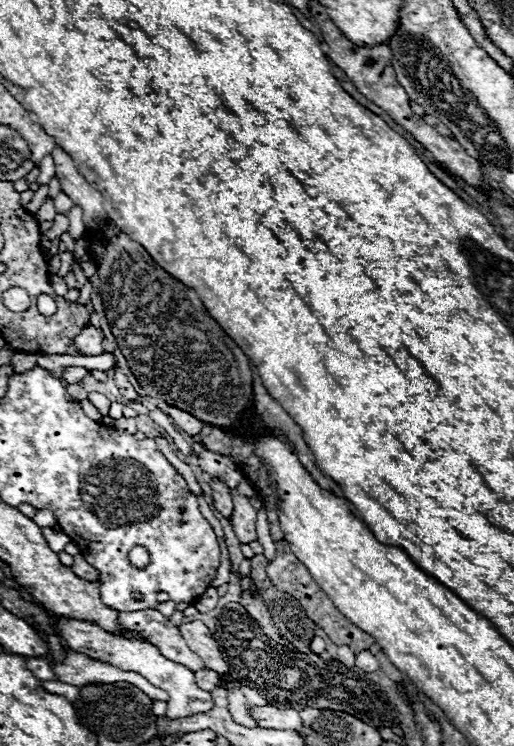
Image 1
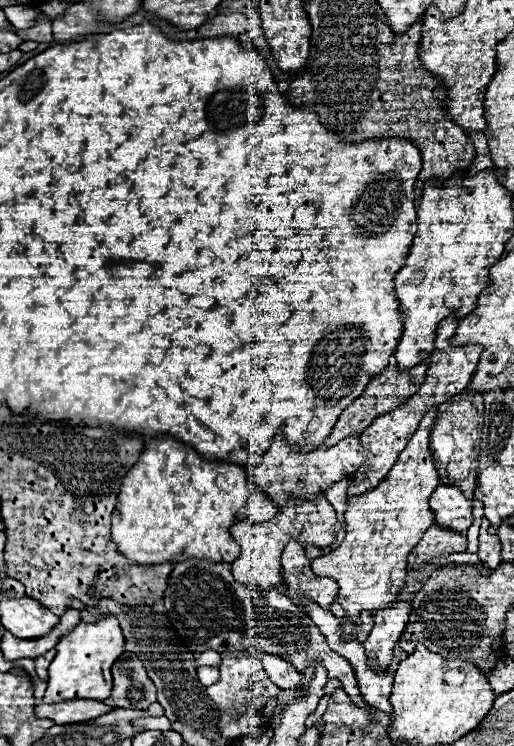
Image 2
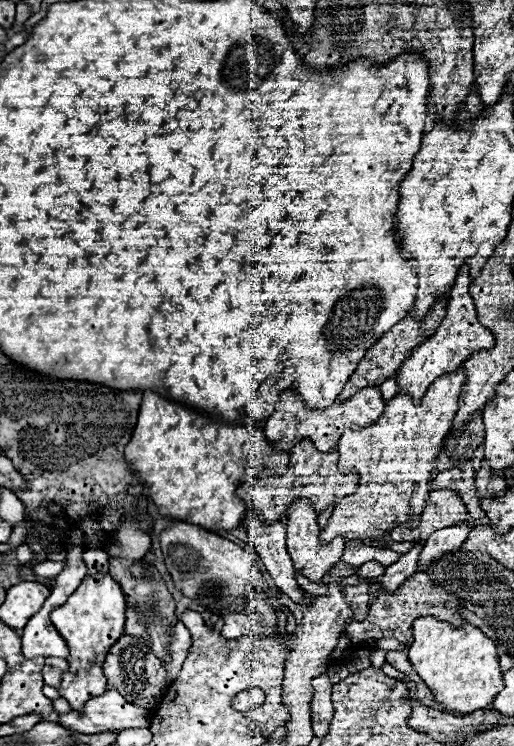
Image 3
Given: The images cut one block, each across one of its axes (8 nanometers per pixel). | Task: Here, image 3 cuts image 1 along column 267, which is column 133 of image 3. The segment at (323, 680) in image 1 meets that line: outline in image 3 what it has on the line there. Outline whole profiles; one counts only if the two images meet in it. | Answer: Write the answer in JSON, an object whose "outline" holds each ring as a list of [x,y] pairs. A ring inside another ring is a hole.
{"outline":[[[120,636],[116,640],[116,644],[108,650],[108,656],[102,664],[104,674],[108,678],[108,688],[118,690],[128,702],[134,702],[138,698],[146,698],[146,696],[160,696],[166,692],[168,682],[166,682],[166,670],[162,666],[162,662],[152,654],[148,642],[144,642],[138,636]]]}

